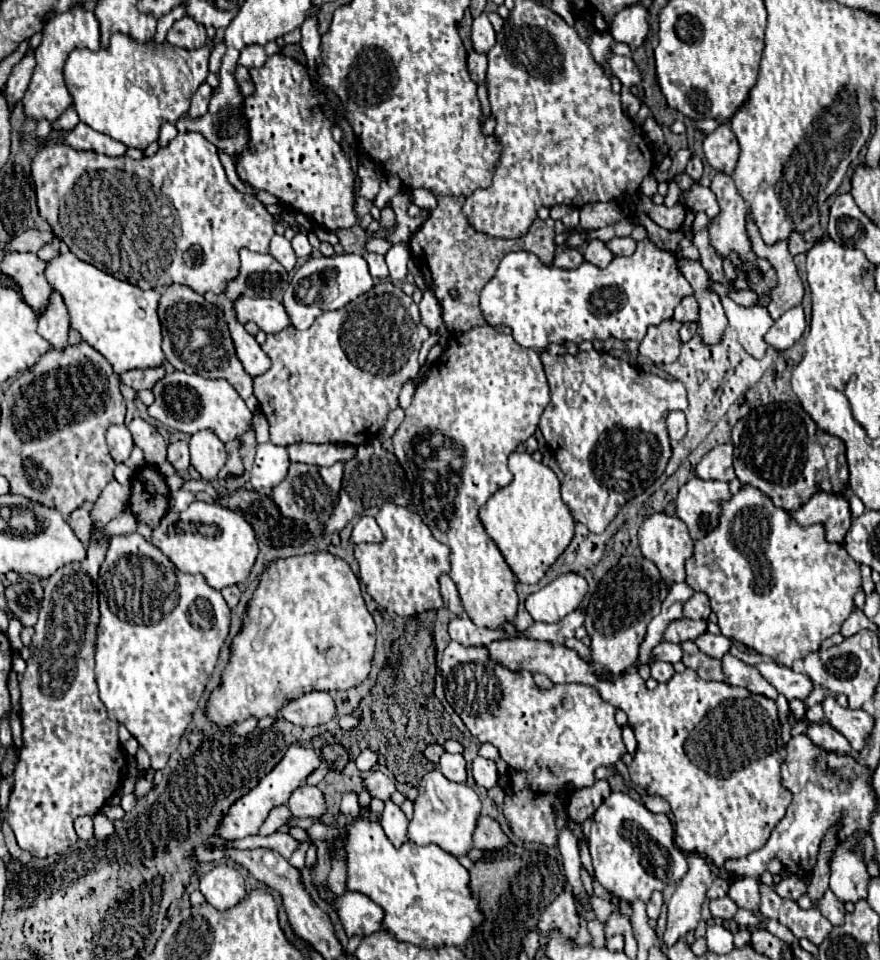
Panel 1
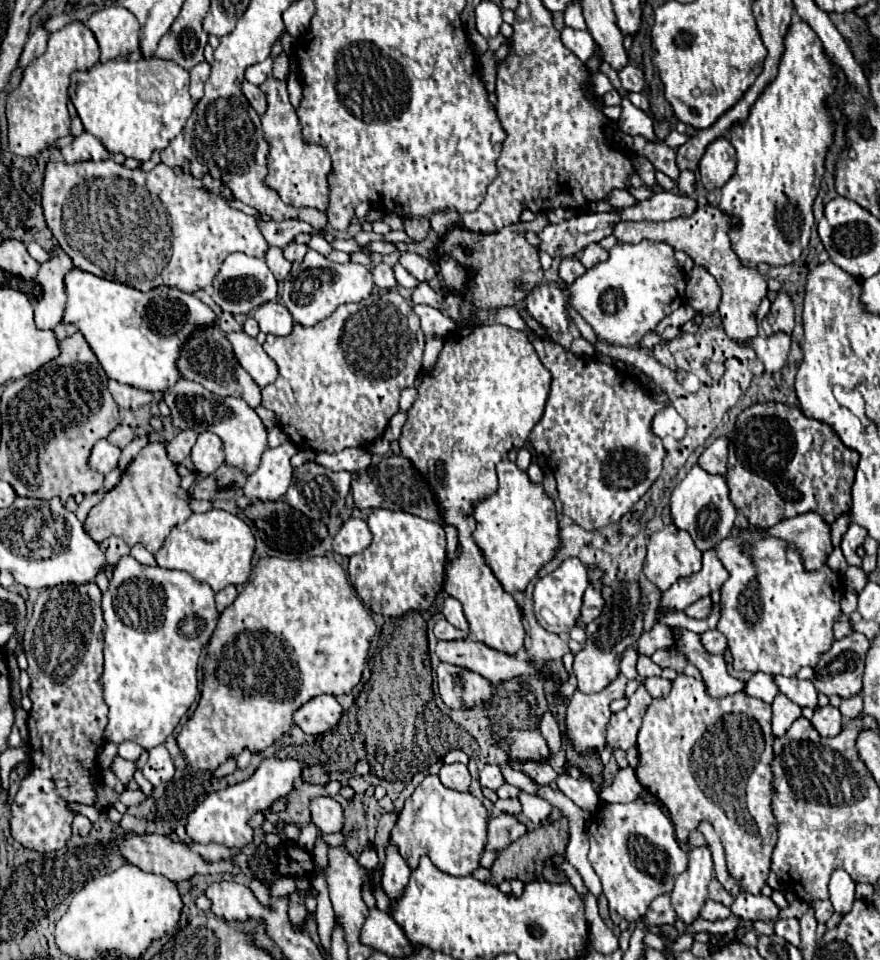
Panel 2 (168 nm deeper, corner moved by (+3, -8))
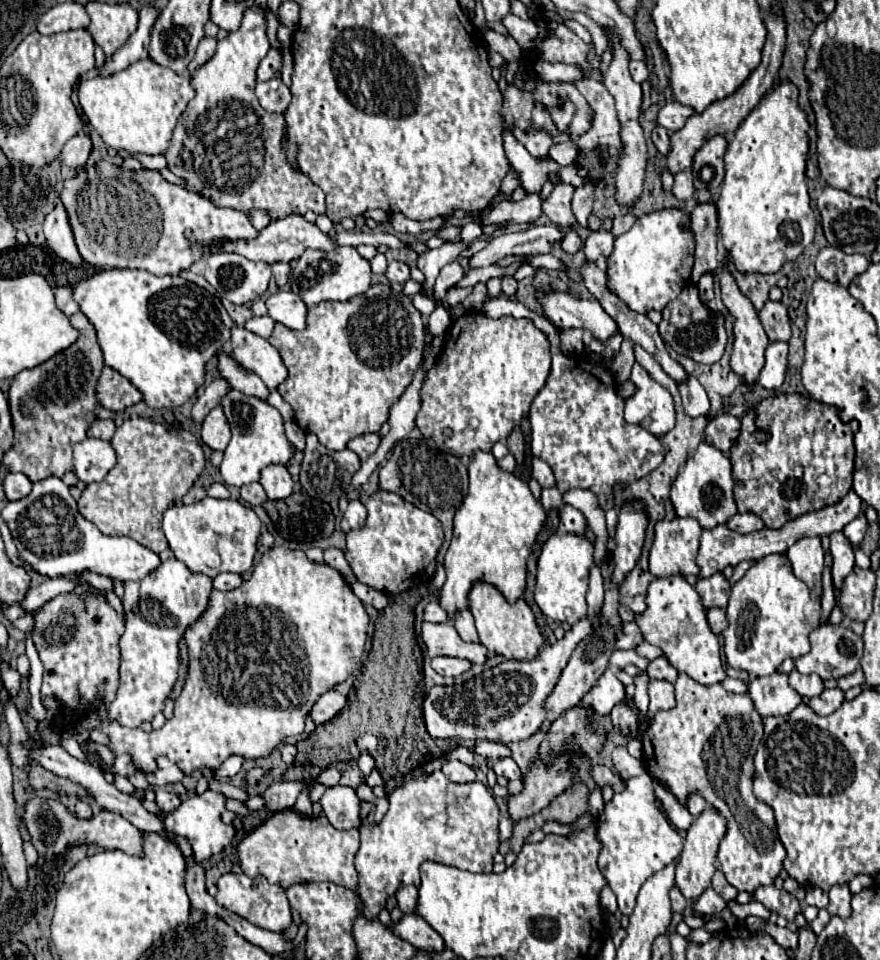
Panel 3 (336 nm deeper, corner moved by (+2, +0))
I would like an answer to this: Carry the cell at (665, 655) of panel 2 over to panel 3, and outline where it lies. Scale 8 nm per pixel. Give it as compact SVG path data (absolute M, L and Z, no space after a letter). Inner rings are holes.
M645 640L635 648L635 652L637 652L639 656L647 658L647 660L655 660L655 658L661 656L661 650L657 650L657 646L651 646L651 644L645 642Z

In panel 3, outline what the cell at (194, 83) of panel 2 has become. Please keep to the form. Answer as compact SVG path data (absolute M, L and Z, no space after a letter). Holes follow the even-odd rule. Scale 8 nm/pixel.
M205 36L201 42L199 42L199 48L195 52L195 58L193 62L189 64L189 70L193 72L197 66L203 66L217 50L217 38L211 38L211 36Z

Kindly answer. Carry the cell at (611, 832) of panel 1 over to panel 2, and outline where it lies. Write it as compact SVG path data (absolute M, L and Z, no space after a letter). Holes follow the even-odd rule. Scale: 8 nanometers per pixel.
M634 800L628 804L604 804L594 814L594 822L588 828L588 834L590 834L588 860L602 882L602 894L608 898L610 910L616 910L628 922L642 918L646 908L656 896L670 894L674 888L674 880L688 866L688 852L684 852L678 846L672 820L656 804L642 804L640 800Z

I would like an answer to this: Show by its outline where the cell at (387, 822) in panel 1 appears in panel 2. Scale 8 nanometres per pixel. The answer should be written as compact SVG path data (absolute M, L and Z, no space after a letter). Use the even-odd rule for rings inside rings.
M388 840L386 844L386 862L384 862L384 878L382 878L382 888L386 890L388 898L396 898L396 894L400 894L400 890L404 890L404 882L408 882L408 874L410 868L406 864L406 860L400 856L396 844L392 840Z

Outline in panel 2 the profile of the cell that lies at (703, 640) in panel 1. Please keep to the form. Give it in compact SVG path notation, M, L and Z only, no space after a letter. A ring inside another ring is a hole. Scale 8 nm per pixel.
M710 630L710 632L704 632L702 636L700 636L700 640L702 640L702 646L706 648L706 652L710 652L710 654L724 654L724 650L726 650L726 638L724 638L724 634L720 634L718 630Z

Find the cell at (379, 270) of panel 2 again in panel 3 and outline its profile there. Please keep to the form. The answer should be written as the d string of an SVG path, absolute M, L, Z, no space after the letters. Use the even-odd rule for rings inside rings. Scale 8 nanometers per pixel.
M389 262L389 268L387 268L387 280L389 282L399 282L399 284L405 284L409 278L411 278L411 272L409 272L409 266L403 264L403 262Z

